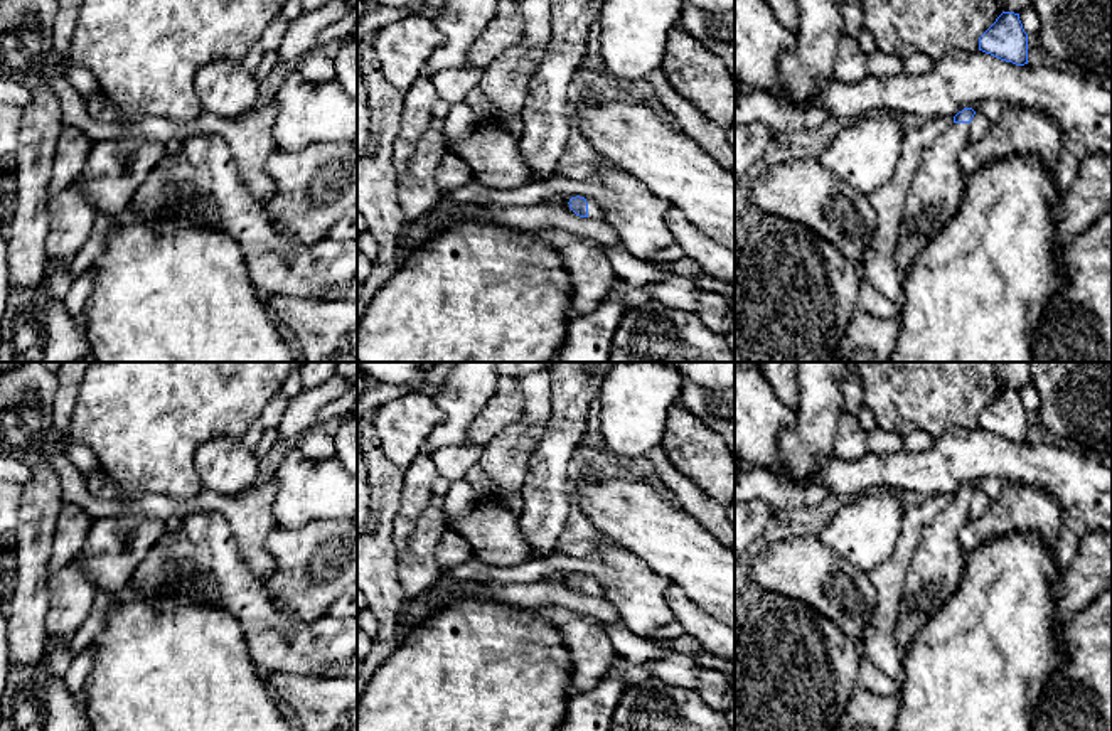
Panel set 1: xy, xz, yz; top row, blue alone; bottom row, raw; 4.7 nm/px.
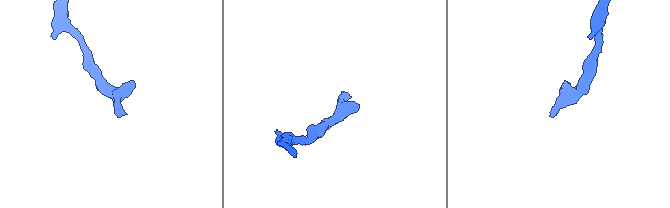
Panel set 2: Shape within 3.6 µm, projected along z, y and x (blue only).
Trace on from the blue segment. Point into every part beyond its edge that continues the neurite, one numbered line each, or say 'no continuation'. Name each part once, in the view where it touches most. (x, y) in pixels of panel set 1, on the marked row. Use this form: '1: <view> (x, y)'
1: xz (595, 211)

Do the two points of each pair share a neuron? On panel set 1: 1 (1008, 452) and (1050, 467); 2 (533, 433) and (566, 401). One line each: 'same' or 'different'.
1: same
2: different

